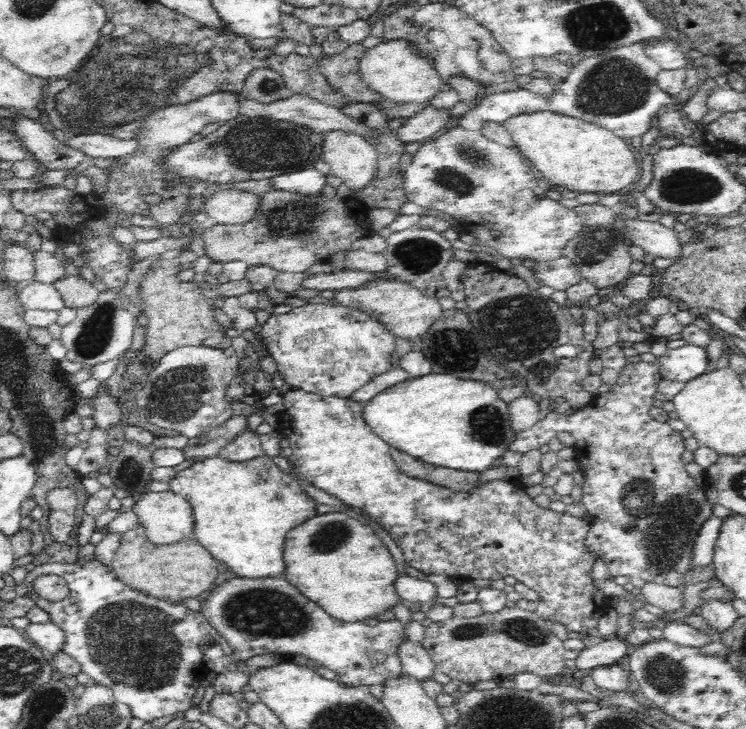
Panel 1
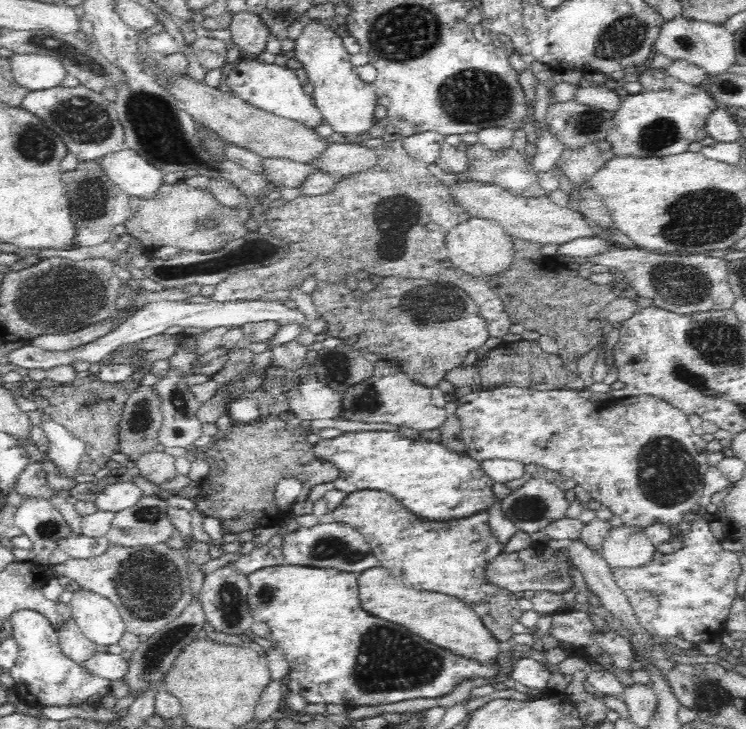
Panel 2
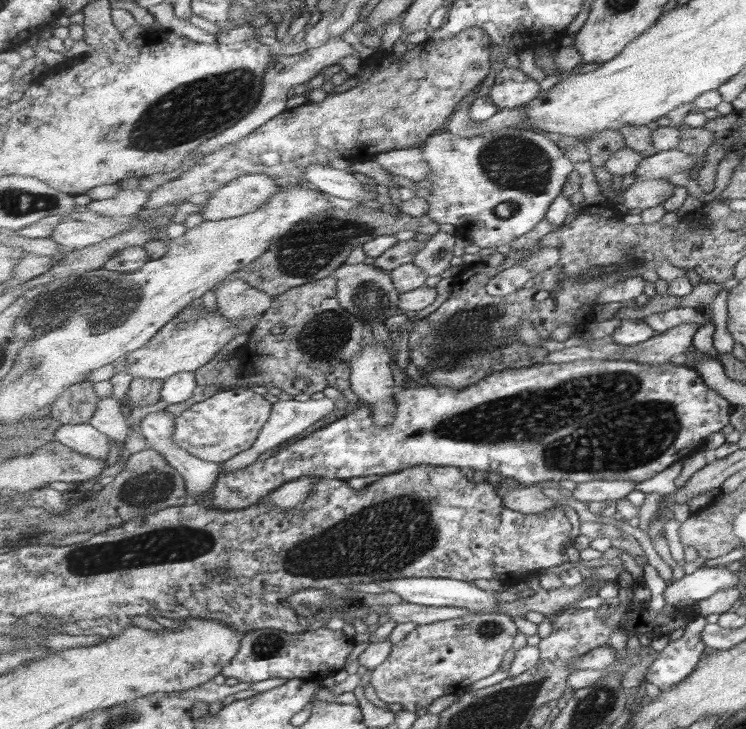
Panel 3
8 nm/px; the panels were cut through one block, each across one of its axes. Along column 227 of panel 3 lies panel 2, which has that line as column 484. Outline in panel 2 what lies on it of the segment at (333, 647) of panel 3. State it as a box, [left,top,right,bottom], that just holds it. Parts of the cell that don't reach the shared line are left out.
[247,566,501,706]

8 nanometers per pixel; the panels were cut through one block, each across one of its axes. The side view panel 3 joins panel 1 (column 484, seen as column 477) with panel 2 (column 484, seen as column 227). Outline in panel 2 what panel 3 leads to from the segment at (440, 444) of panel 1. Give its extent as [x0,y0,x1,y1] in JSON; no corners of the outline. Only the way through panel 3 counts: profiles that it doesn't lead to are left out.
[313,431,497,522]

